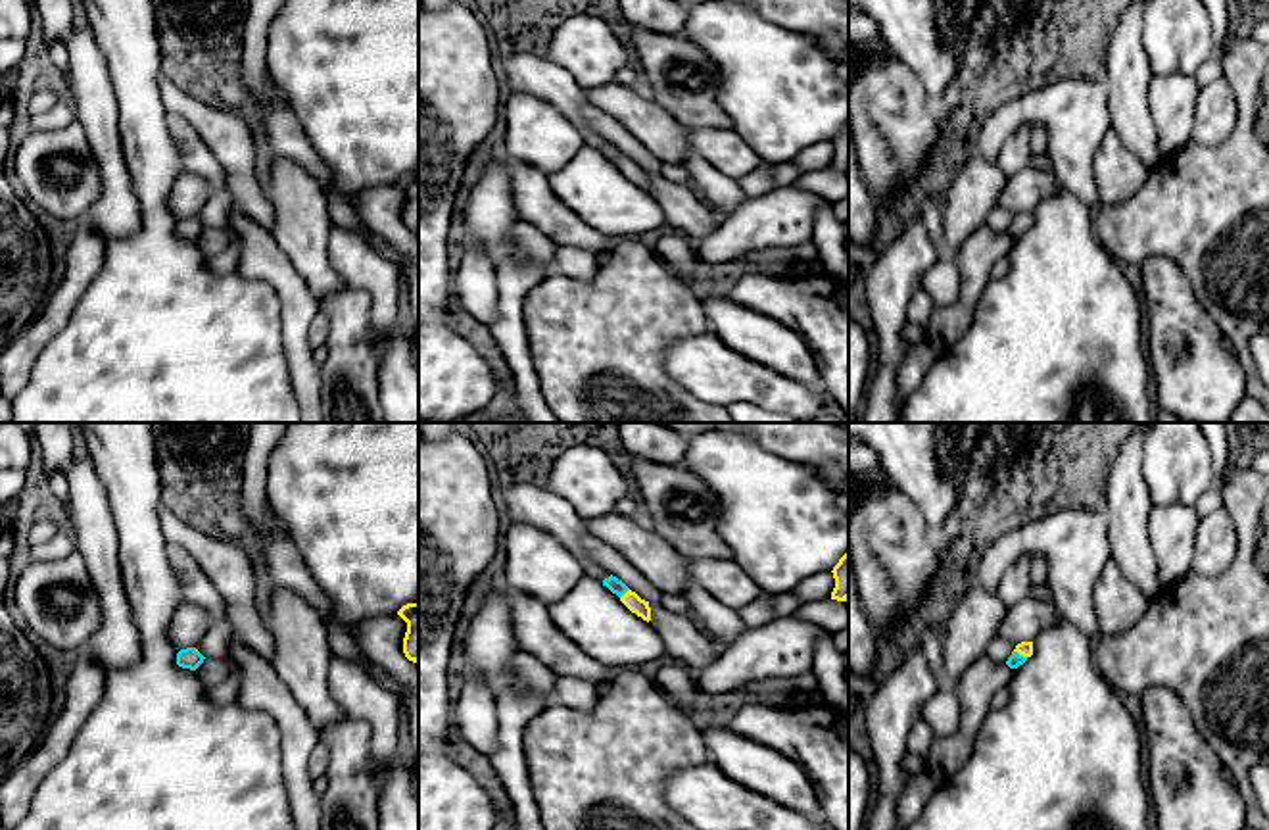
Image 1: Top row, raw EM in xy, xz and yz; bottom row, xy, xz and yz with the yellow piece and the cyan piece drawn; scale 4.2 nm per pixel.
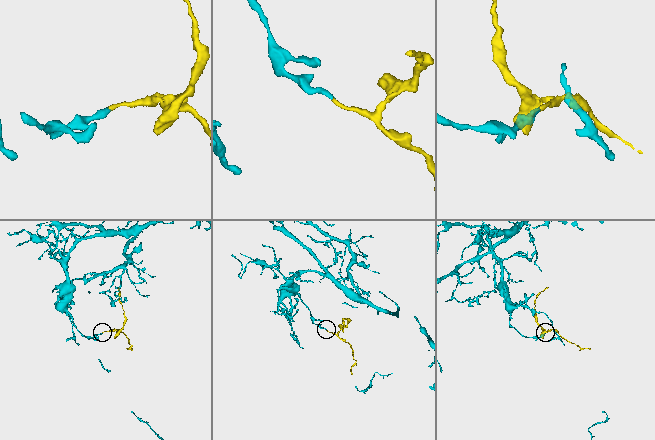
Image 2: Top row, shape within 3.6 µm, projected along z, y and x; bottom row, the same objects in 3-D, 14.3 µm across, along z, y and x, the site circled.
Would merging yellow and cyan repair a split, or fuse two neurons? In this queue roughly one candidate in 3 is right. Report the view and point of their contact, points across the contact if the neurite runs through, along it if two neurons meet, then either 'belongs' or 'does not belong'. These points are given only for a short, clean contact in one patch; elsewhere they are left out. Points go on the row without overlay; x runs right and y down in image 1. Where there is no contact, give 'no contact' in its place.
meets yellow in yz at (1020, 223); runs through yz (1026, 218), (1020, 223), (1014, 229); belongs

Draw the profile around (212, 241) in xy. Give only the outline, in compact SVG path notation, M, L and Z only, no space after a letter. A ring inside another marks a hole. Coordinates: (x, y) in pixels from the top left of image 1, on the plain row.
M204 229L196 238L200 250L205 256L217 256L230 244L230 232L227 229Z

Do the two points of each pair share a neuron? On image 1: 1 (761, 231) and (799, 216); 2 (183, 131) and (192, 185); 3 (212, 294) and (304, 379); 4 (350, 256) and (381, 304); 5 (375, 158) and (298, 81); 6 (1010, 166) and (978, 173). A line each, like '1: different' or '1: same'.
1: same
2: different
3: different
4: same
5: same
6: different

